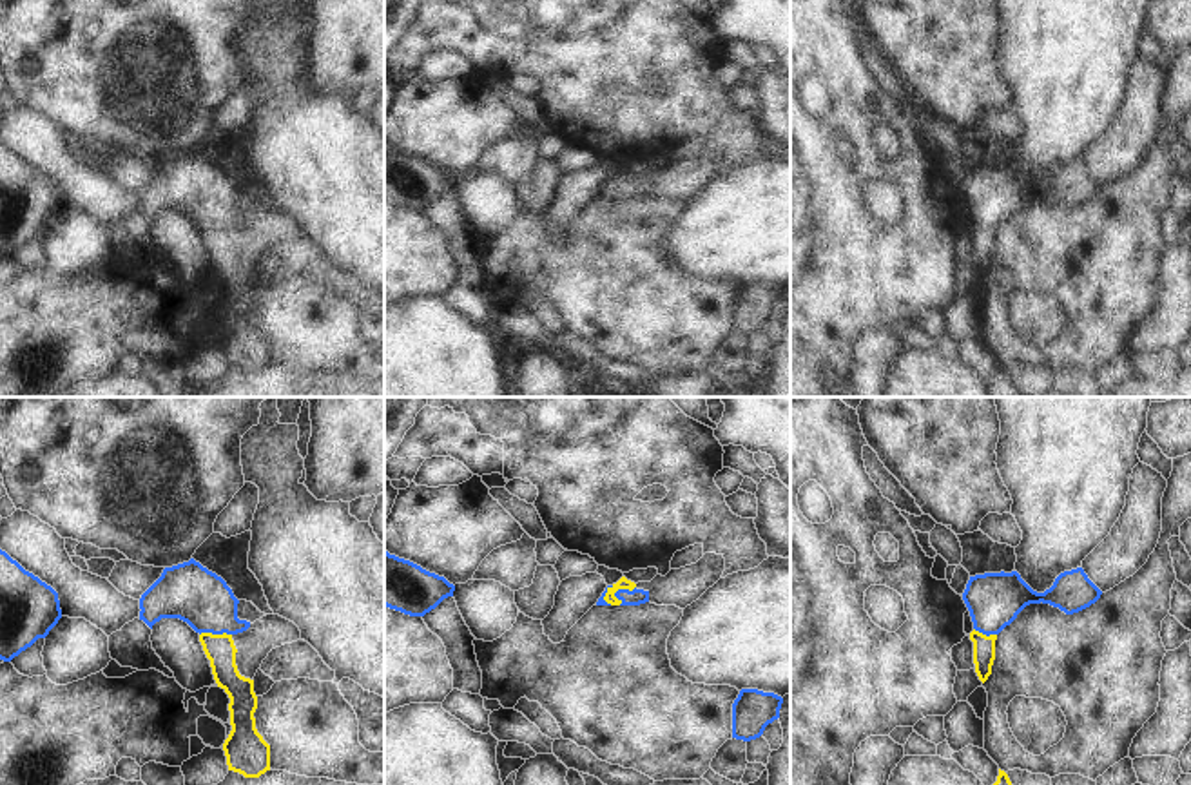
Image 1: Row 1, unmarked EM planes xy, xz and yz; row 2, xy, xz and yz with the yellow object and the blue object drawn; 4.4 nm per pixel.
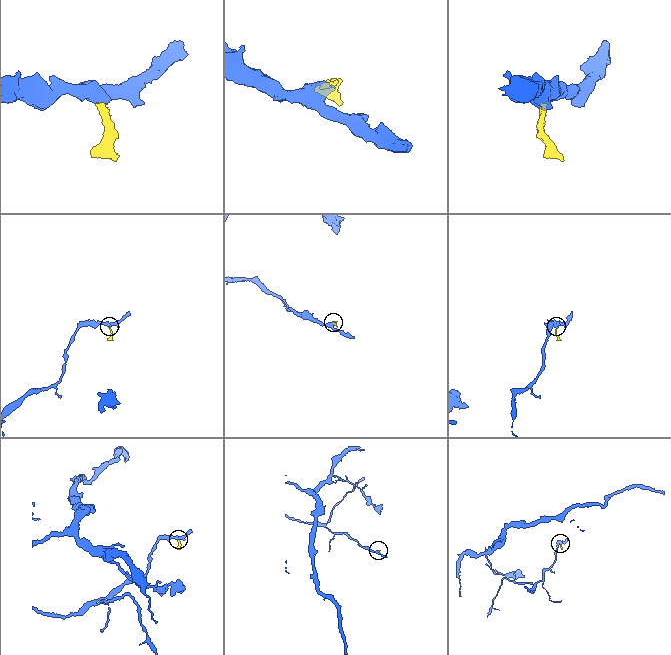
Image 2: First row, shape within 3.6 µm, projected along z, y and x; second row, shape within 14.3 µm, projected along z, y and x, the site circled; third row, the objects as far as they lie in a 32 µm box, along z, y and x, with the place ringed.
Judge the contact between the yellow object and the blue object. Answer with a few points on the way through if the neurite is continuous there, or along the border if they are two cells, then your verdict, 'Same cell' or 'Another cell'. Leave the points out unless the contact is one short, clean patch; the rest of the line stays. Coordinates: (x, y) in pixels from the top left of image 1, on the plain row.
Path across: xz (610, 191), (619, 182), (635, 191). Same cell.

